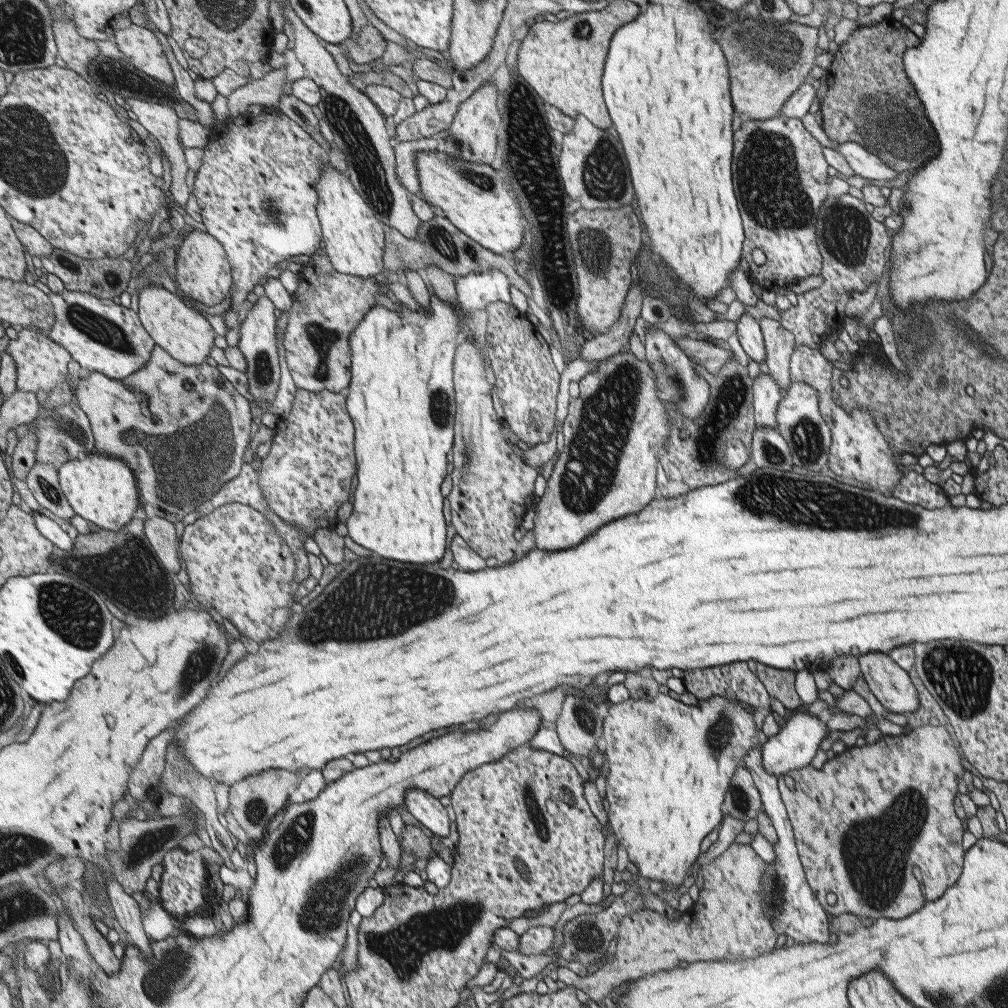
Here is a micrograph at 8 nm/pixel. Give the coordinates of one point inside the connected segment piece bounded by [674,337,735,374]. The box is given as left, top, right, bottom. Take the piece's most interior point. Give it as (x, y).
(710, 356)

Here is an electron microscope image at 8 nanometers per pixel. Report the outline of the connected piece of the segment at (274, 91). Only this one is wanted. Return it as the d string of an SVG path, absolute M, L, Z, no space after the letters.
M285 67L270 71L262 79L252 80L227 97L231 117L238 117L252 109L280 107L286 86L288 70Z

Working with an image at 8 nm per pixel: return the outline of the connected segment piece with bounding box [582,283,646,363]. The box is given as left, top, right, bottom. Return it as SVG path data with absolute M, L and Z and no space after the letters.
M634 284L634 288L627 294L627 301L623 306L621 318L608 329L608 332L596 334L584 343L582 358L590 362L600 363L625 351L624 346L629 344L629 338L634 333L634 325L640 317L645 297L640 284Z

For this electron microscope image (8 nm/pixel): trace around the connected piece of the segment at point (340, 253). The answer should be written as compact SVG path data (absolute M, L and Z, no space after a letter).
M328 163L323 170L317 191L321 194L319 214L325 230L324 242L333 265L344 274L364 278L380 274L382 252L385 252L382 222L374 216L364 197L354 188L353 178L348 172L341 171Z

